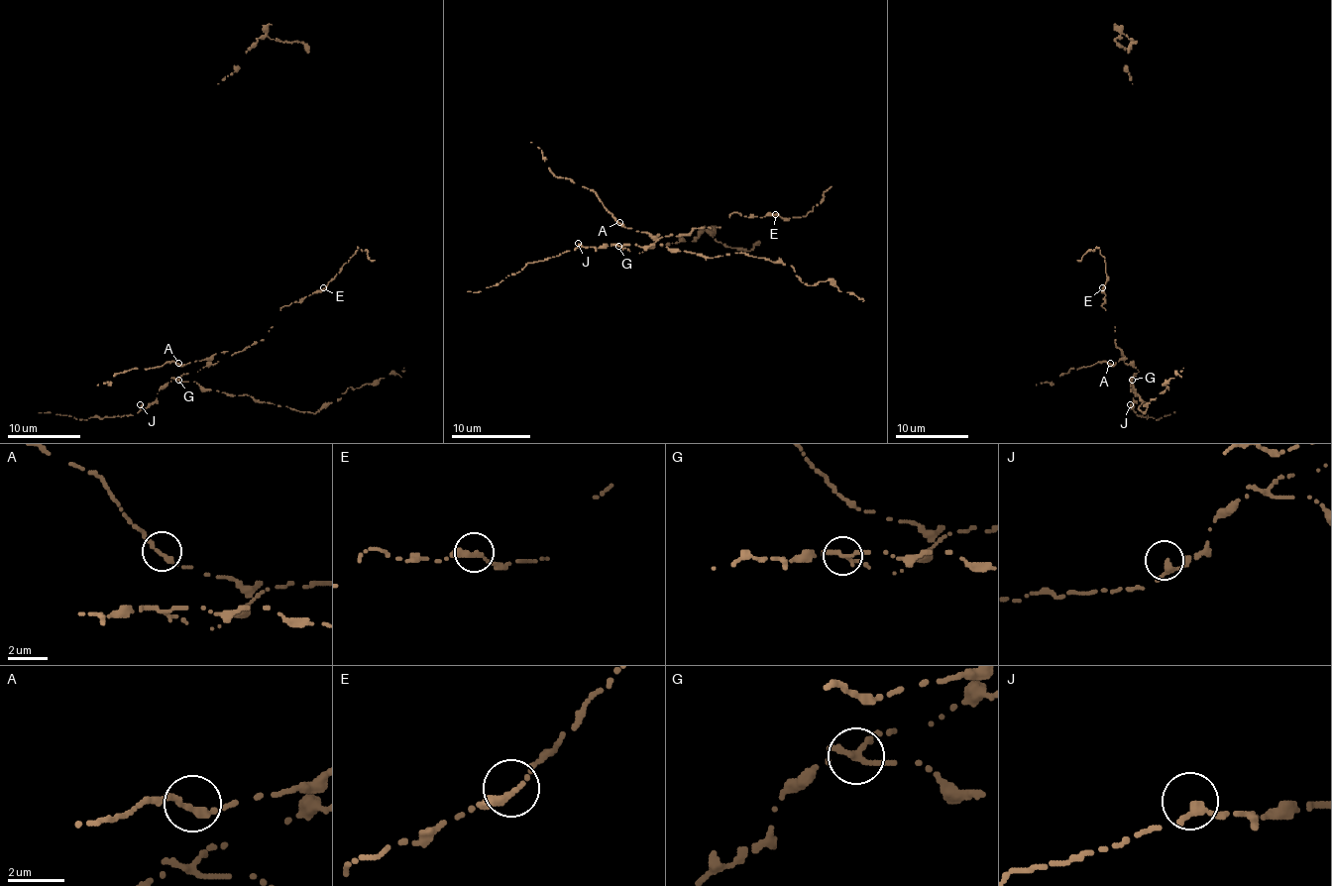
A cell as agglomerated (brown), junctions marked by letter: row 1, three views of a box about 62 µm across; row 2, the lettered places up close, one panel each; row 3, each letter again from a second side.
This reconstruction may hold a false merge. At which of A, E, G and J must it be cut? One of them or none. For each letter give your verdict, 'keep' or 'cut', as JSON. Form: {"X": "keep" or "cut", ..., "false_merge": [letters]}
{"A": "keep", "E": "keep", "G": "cut", "J": "keep", "false_merge": ["G"]}

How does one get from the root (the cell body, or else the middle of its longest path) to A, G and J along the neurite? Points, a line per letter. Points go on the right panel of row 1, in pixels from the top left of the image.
A: (1115, 328), (1115, 346), (1122, 352), (1122, 357), (1115, 365), (1110, 363)
G: (1115, 328), (1115, 346), (1122, 352), (1124, 361), (1133, 365), (1139, 372), (1133, 374), (1132, 379)
J: (1115, 328), (1115, 346), (1122, 352), (1124, 361), (1139, 372), (1130, 381), (1133, 408), (1130, 404)

